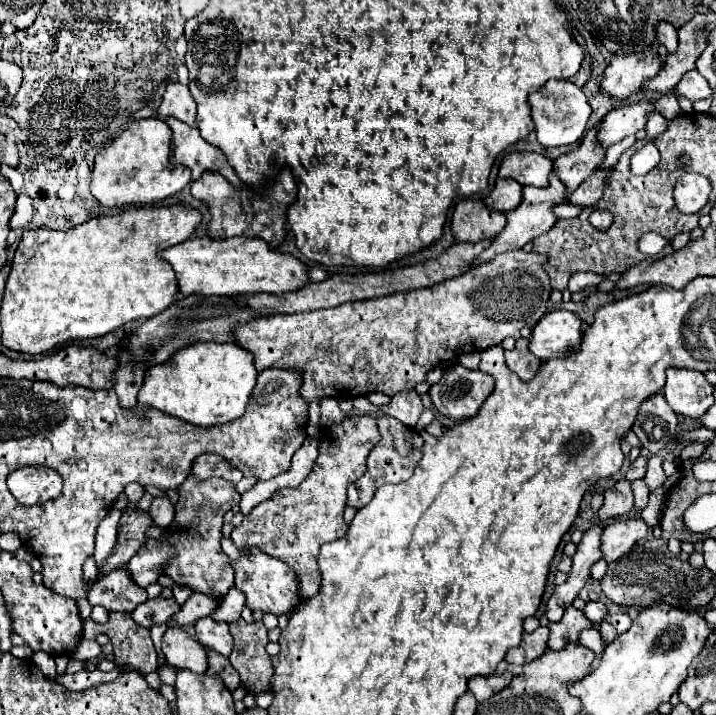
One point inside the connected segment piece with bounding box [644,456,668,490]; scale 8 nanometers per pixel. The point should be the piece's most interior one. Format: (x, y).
(655, 476)

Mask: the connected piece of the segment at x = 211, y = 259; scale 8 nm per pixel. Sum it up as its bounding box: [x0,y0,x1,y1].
[160,236,310,296]

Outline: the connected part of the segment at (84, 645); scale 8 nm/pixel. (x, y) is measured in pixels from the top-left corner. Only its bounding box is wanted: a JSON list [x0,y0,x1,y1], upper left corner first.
[68,640,102,662]

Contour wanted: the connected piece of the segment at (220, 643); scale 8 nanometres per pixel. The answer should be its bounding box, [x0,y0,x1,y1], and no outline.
[194,616,234,656]

